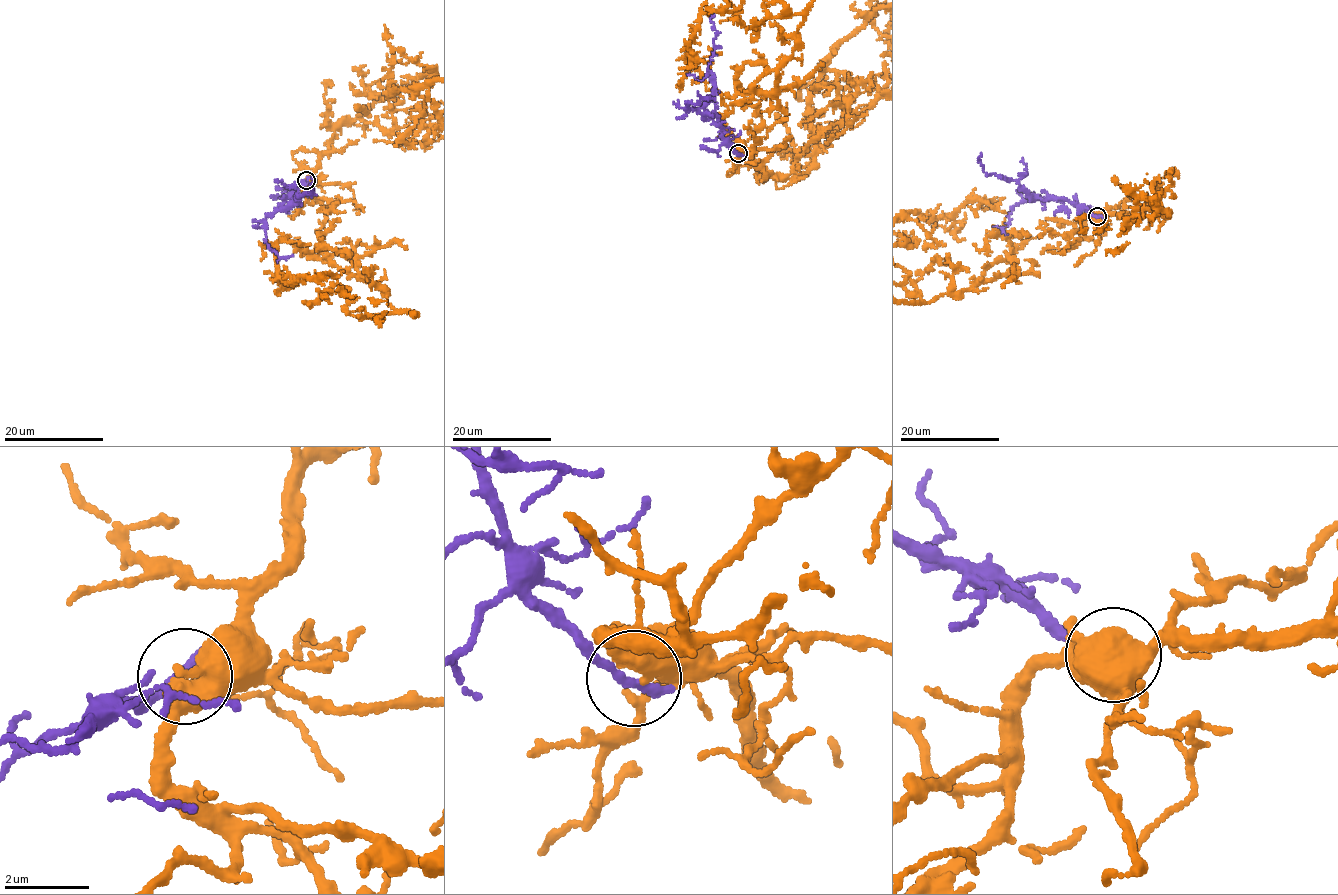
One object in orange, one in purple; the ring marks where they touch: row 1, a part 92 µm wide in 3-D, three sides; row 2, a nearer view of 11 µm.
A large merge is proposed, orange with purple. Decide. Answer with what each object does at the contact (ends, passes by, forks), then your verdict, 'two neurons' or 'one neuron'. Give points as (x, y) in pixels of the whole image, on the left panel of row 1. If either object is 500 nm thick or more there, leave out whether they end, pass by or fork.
orange forks there; purple passes by; one neuron

